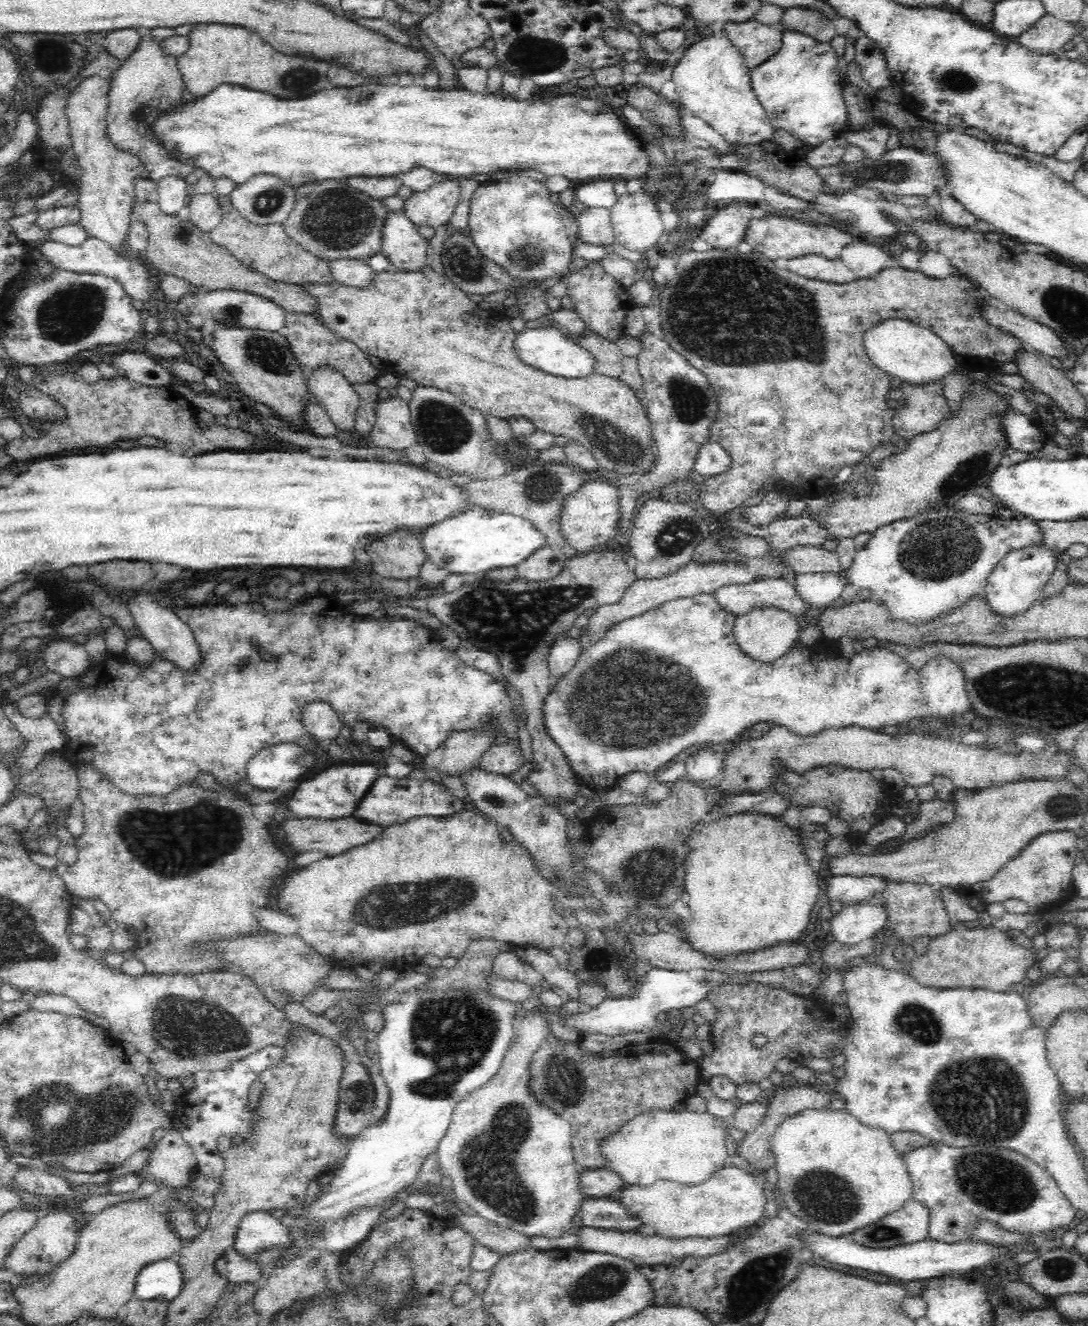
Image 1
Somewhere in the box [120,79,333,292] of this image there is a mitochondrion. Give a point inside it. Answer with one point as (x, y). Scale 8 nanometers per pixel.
(266, 203)

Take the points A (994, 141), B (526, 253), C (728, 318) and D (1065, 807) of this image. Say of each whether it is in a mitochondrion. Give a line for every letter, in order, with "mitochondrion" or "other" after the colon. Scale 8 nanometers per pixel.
A: other
B: mitochondrion
C: mitochondrion
D: mitochondrion

